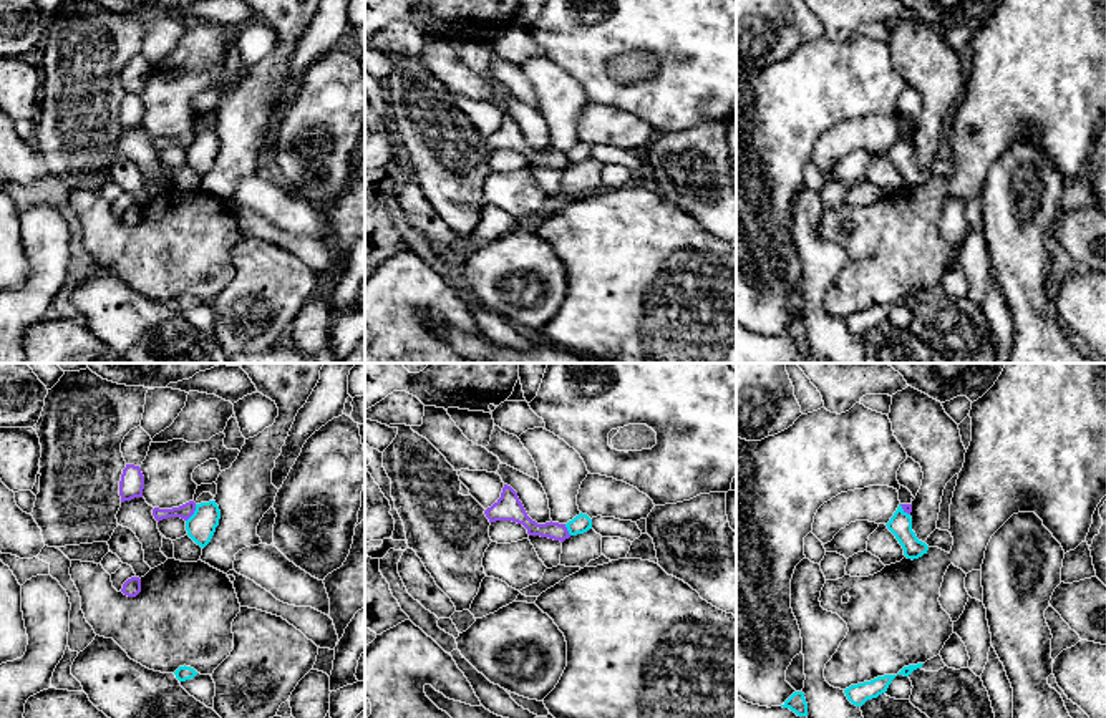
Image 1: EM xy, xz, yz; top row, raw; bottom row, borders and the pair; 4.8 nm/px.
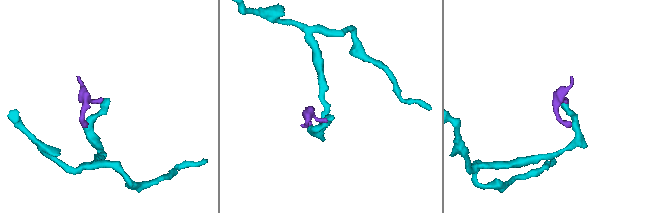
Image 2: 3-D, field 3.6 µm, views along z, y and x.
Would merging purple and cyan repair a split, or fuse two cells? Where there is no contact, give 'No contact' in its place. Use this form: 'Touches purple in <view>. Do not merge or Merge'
Touches purple in xy. Do not merge

